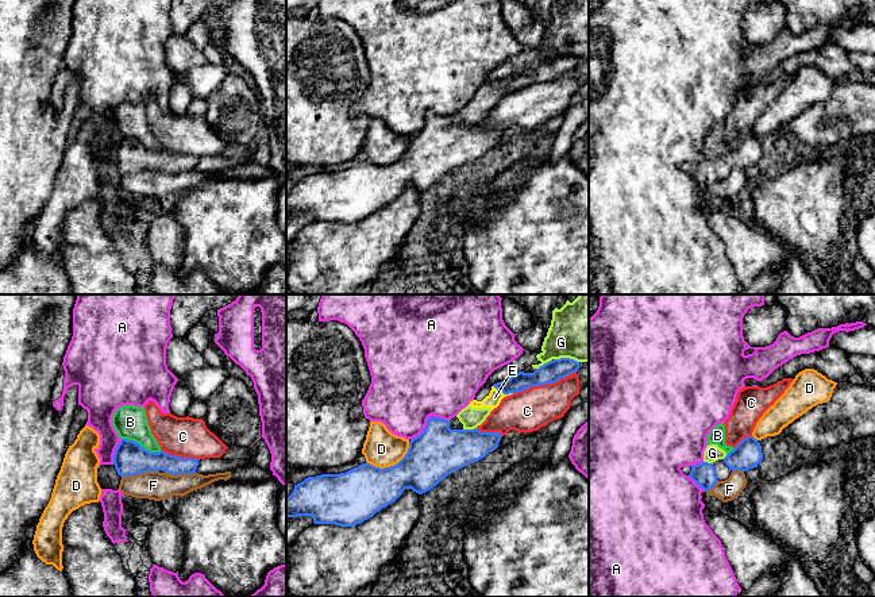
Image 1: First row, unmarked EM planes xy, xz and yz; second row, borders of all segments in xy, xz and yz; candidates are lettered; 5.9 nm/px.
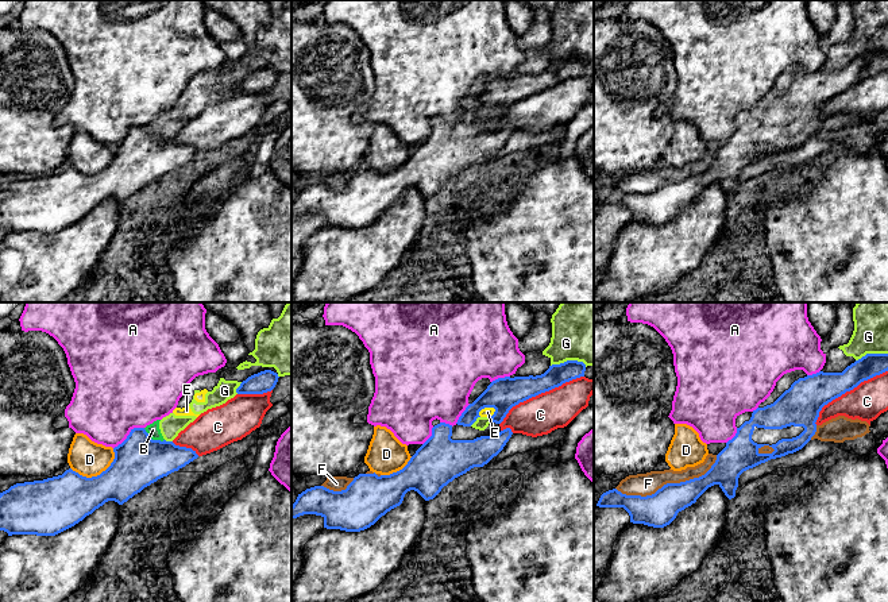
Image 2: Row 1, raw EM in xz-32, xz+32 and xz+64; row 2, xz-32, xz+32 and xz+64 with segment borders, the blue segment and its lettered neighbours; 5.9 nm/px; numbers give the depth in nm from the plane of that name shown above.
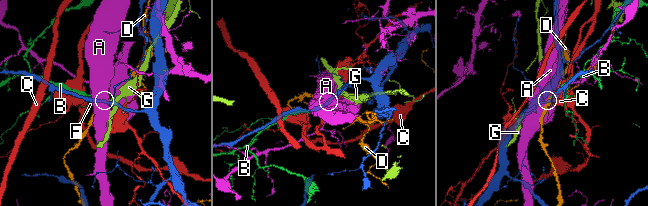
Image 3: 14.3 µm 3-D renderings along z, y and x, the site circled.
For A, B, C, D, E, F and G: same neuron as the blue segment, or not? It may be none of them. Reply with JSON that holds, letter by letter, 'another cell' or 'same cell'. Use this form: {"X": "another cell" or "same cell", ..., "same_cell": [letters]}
{"A": "another cell", "B": "another cell", "C": "another cell", "D": "another cell", "E": "another cell", "F": "another cell", "G": "another cell", "same_cell": []}

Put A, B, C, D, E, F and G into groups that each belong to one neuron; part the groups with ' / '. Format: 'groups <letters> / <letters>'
groups A / B E G / C / D / F

